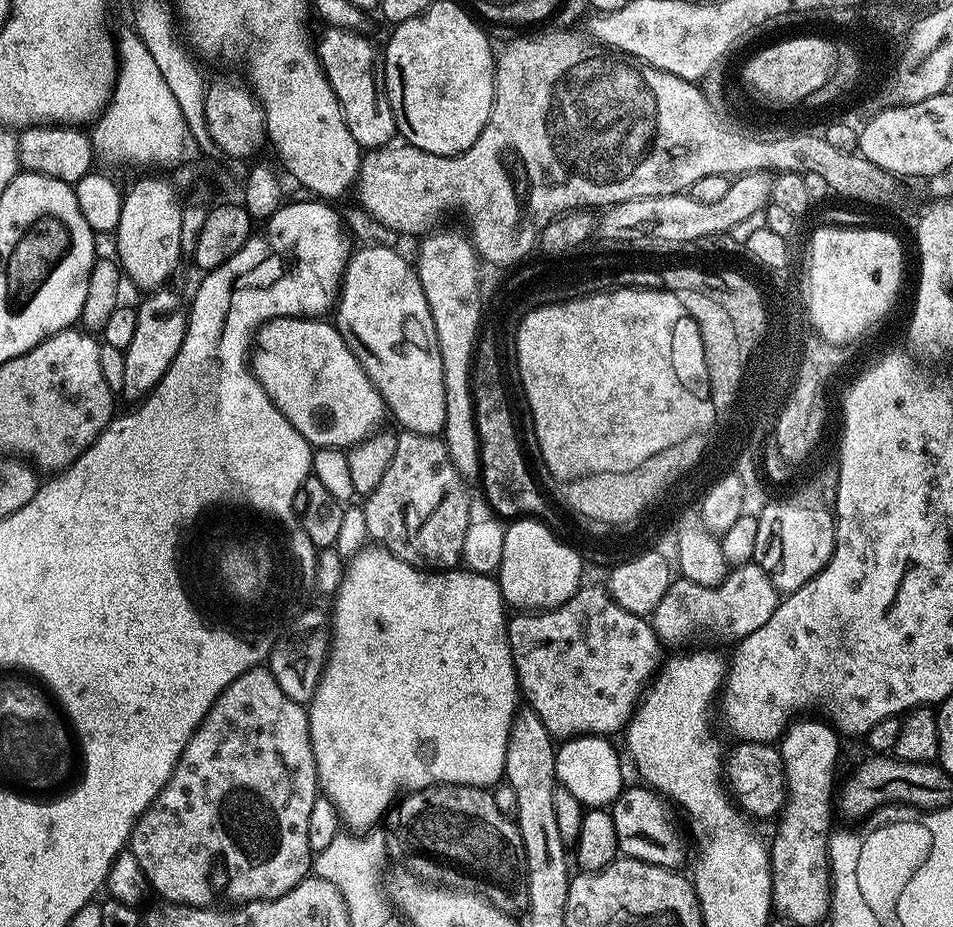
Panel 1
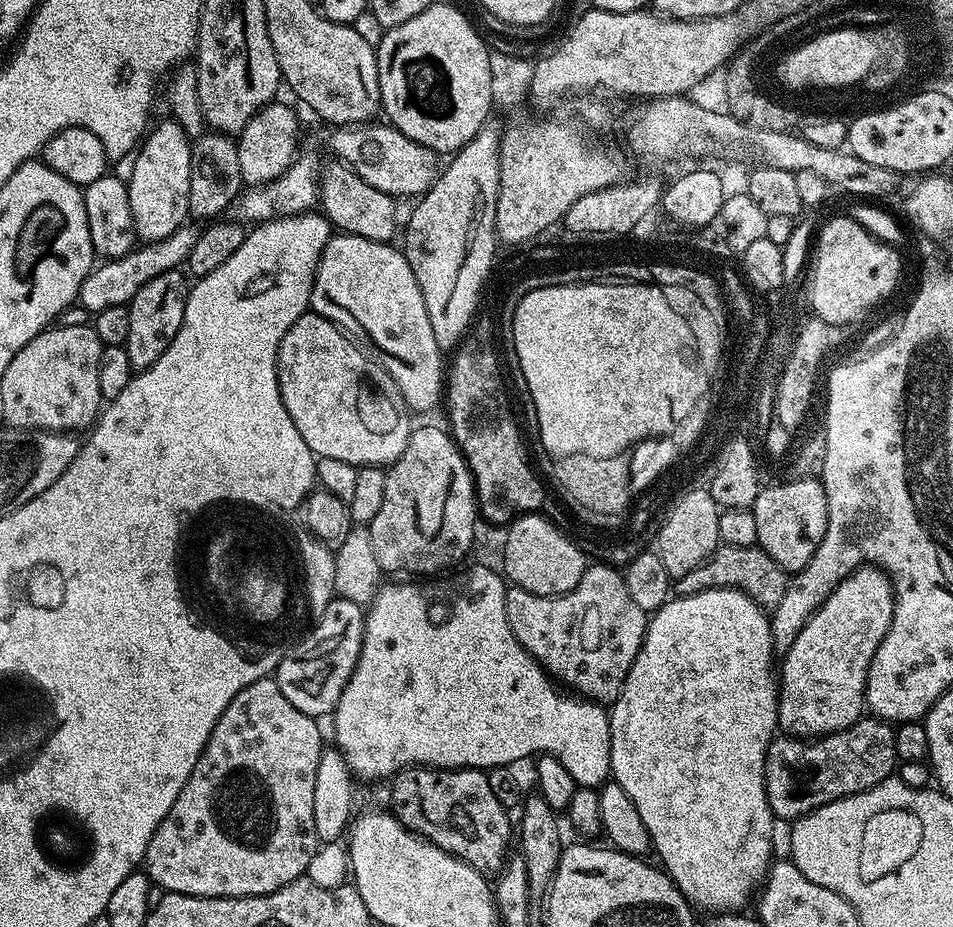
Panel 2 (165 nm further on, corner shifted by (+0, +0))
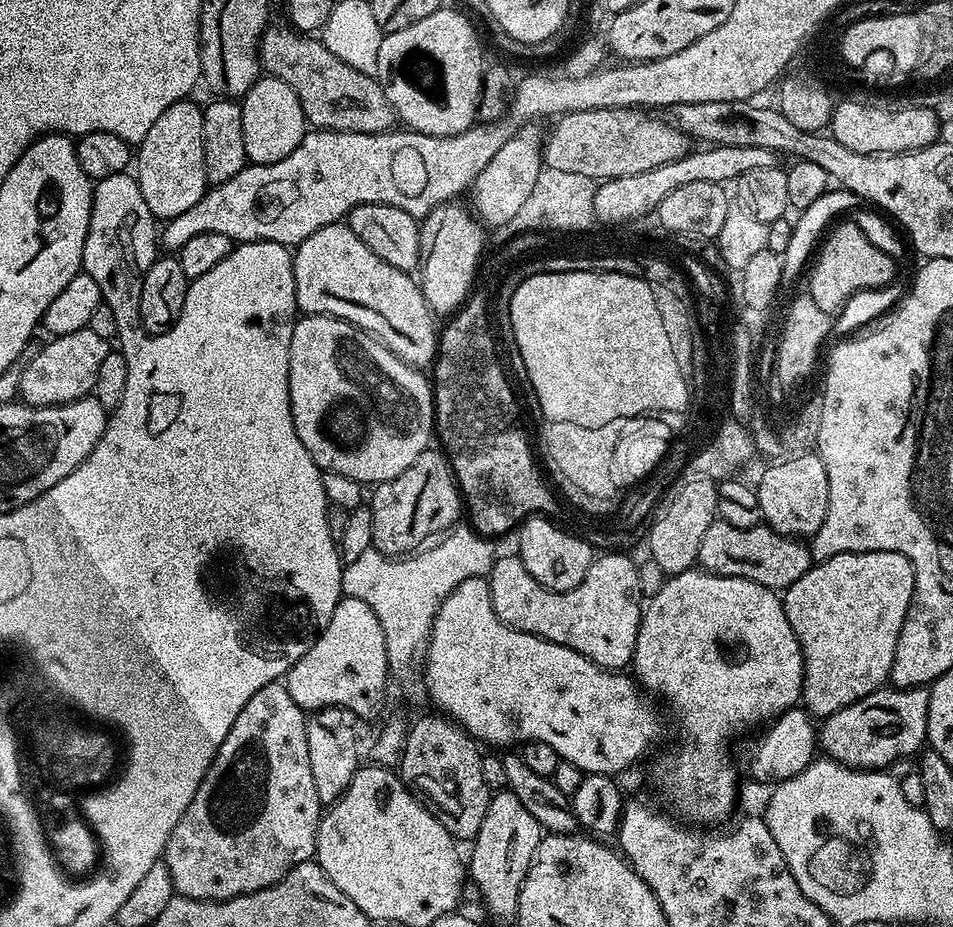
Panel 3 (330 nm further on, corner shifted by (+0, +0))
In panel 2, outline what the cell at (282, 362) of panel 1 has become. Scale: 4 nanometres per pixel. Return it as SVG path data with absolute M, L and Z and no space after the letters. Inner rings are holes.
M309 310L286 334L276 355L276 373L286 414L298 426L302 442L310 446L313 456L339 458L350 462L357 470L373 466L391 466L406 450L414 427L413 413L402 394L380 365L370 359L341 329L326 318Z

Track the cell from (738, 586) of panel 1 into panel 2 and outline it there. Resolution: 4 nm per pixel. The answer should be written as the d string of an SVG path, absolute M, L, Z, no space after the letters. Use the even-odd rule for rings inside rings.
M721 544L712 557L698 570L690 570L682 579L675 581L674 588L679 595L689 596L695 592L704 592L708 588L739 588L752 597L761 608L771 610L778 602L782 602L782 594L786 590L789 577L760 549L759 546L730 546Z

